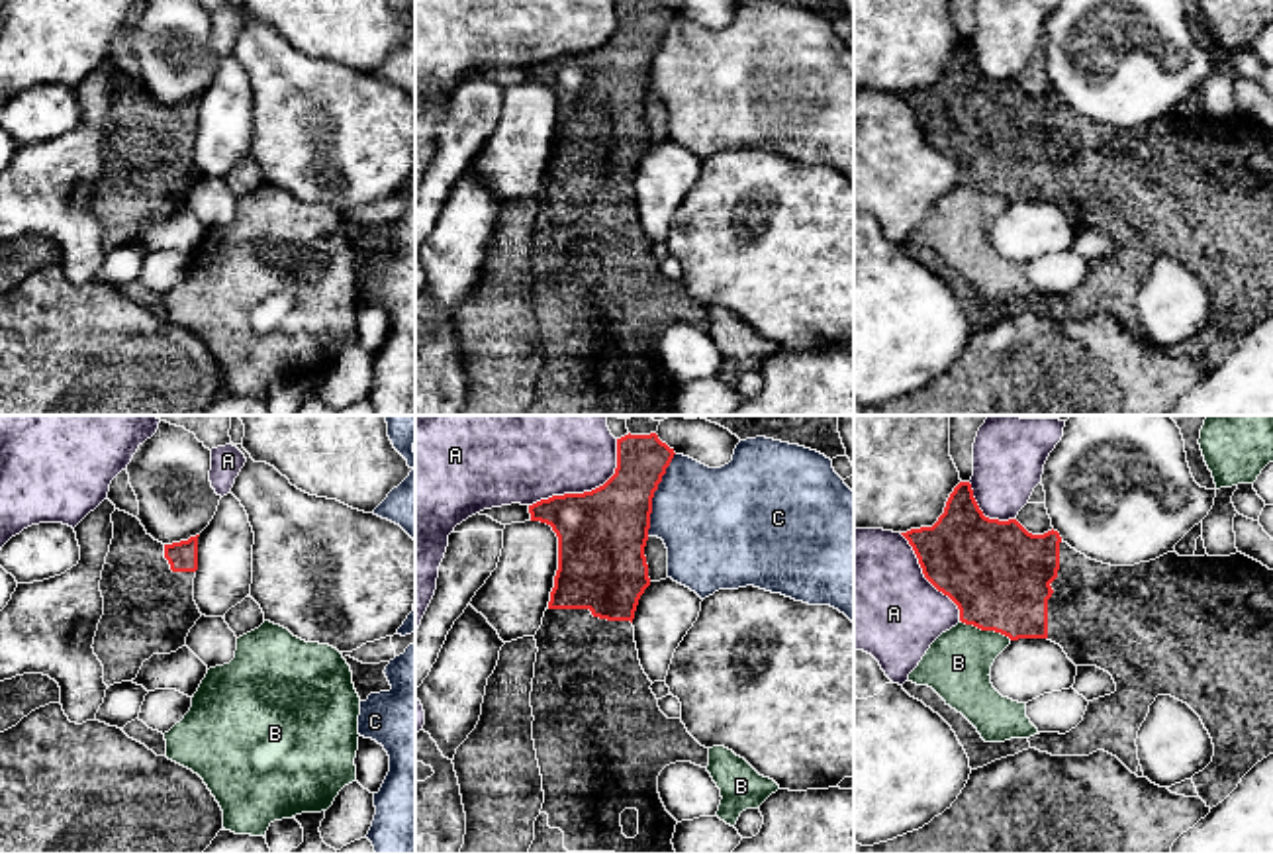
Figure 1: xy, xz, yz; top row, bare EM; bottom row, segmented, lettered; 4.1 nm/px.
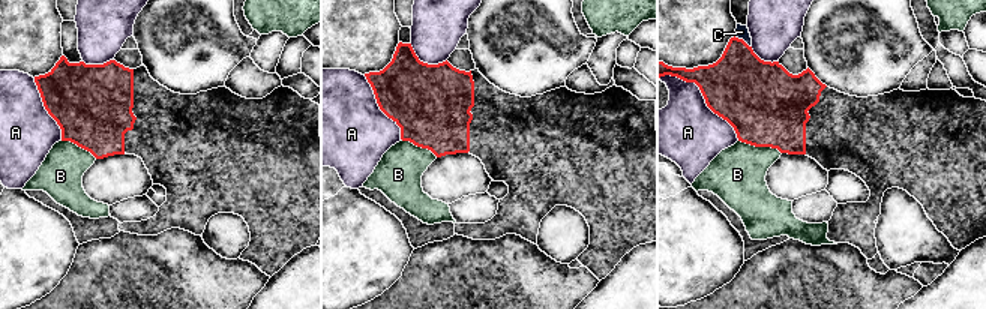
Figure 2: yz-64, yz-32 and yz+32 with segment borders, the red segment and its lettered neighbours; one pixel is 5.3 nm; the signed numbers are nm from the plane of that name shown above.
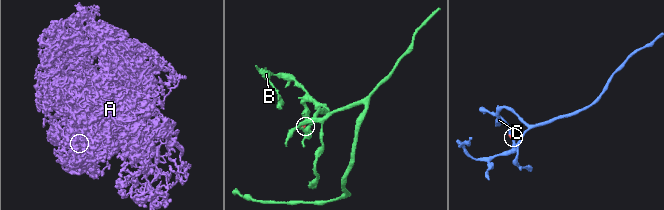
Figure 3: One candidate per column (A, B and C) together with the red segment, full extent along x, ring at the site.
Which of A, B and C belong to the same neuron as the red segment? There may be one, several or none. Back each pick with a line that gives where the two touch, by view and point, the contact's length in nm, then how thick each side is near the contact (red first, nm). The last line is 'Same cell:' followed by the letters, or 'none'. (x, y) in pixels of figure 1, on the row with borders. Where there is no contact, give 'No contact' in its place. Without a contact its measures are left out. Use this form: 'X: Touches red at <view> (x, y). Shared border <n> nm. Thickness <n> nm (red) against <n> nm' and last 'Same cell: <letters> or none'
Same cell: none

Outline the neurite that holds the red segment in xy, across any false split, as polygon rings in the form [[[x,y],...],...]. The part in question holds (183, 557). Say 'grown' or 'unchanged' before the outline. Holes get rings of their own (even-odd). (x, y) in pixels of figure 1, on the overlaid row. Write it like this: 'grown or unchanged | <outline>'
grown | [[[125,511],[112,513],[114,539],[102,570],[104,615],[94,637],[94,654],[104,666],[104,684],[131,682],[153,654],[170,654],[186,646],[186,637],[202,617],[194,601],[198,537],[163,545],[141,521]]]

